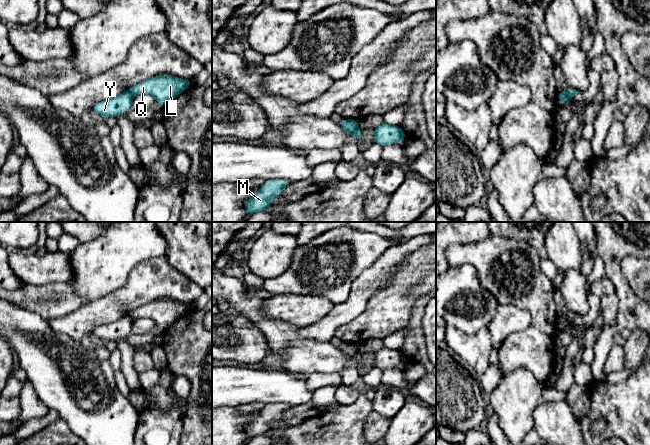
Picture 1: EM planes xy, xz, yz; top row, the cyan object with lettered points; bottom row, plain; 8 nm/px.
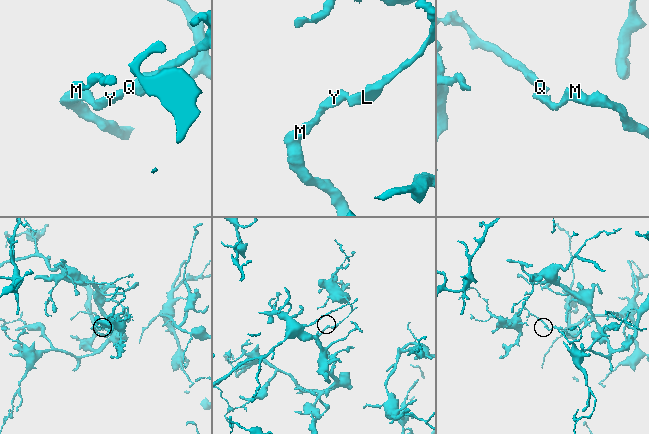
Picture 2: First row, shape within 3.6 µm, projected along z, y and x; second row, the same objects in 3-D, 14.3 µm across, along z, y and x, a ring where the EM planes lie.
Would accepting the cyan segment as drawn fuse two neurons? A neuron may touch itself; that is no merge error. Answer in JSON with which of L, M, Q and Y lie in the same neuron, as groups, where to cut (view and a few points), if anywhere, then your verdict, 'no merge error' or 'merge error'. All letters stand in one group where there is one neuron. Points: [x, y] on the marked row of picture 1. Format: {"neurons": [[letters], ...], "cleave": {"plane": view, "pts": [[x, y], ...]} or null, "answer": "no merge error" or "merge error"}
{"neurons": [["L", "Q"], ["M", "Y"]], "cleave": {"plane": "yz", "pts": [[565, 91], [571, 96]]}, "answer": "merge error"}

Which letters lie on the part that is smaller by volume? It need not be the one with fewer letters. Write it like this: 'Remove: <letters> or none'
Remove: L, Q

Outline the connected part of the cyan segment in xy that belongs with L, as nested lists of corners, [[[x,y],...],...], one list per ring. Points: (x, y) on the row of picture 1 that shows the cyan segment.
[[[159,75],[134,85],[129,92],[132,96],[150,94],[155,97],[157,103],[166,106],[192,83],[192,80],[183,80],[171,75]]]

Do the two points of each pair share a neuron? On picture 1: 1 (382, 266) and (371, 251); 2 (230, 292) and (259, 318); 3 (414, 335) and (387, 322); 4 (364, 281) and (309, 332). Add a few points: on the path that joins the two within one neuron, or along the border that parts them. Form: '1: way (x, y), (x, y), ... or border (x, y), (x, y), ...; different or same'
1: border (393, 245), (388, 247), (371, 265), (359, 274); different
2: way (237, 298), (252, 311); same
3: border (413, 306), (408, 323), (404, 328); different
4: way (357, 297), (325, 328); same

